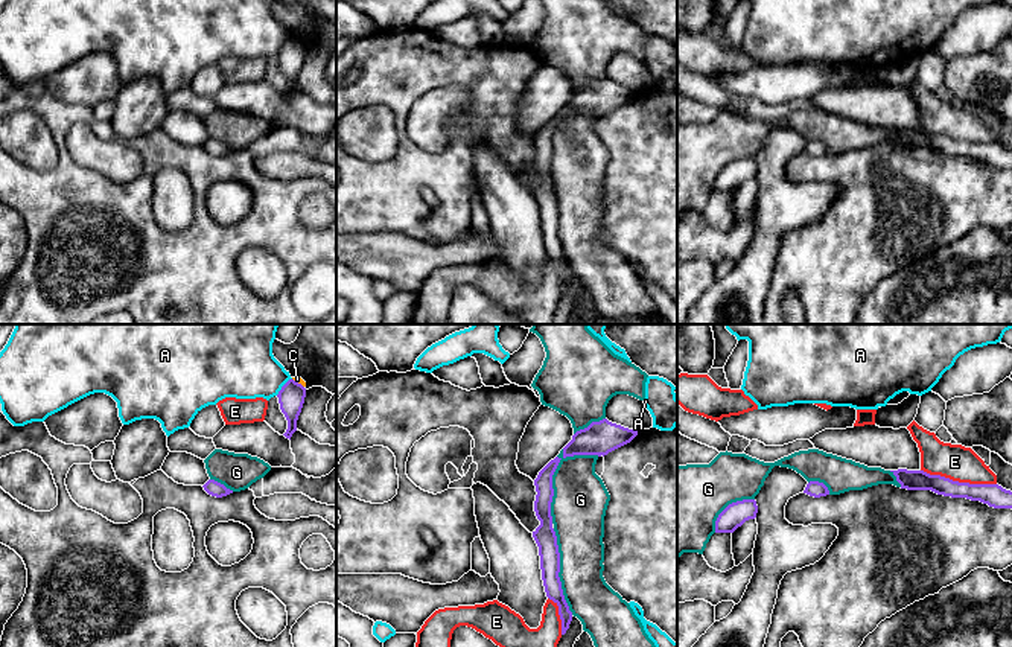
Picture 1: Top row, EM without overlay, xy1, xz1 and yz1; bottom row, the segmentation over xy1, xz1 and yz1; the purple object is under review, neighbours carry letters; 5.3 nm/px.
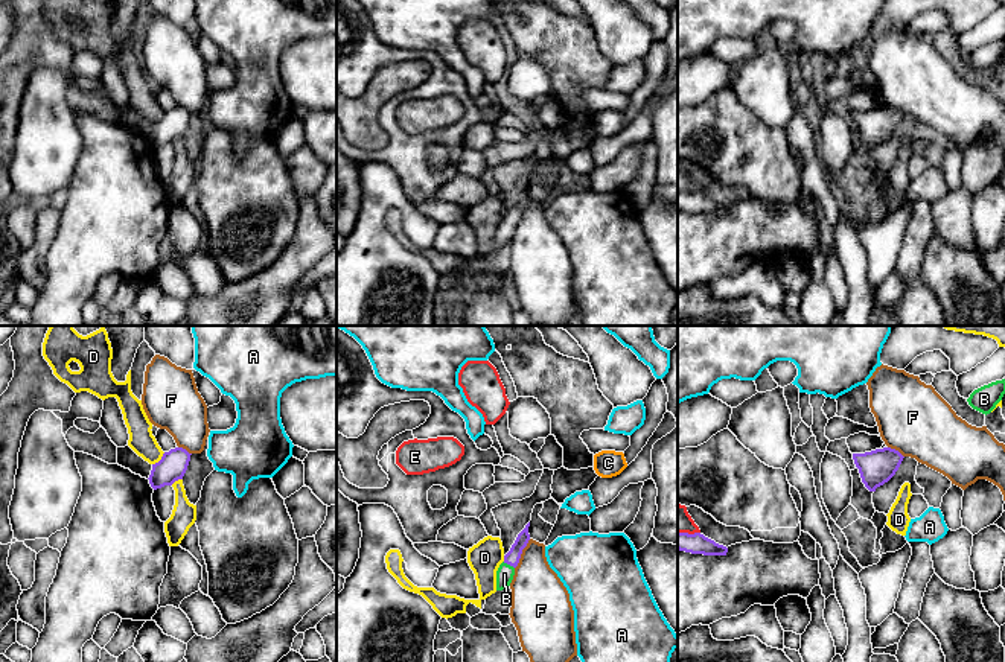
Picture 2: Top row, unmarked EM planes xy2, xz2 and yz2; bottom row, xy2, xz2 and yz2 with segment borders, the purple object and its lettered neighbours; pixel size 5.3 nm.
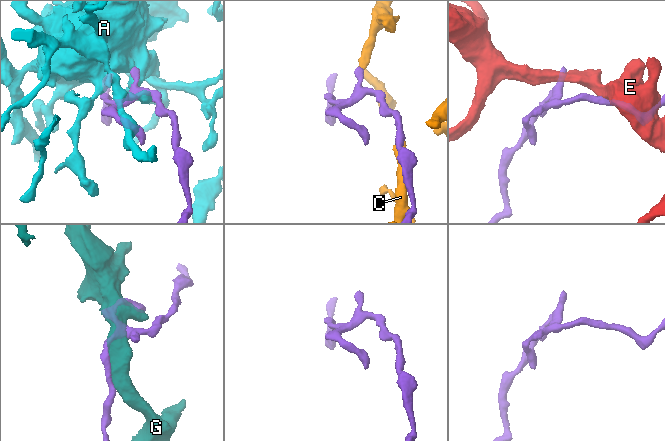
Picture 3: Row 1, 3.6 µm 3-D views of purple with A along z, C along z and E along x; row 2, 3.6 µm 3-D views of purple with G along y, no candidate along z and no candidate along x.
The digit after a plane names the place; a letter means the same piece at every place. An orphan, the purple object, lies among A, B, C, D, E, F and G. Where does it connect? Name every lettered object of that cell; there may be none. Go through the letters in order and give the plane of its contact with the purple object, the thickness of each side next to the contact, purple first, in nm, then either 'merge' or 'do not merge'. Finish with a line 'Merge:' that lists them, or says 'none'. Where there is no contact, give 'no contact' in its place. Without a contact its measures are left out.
A: meets purple in xy1; 140 nm thick on the purple side, 300 nm on the other; do not merge
B: meets purple in xz2; 80 nm thick on the purple side, 90 nm on the other; merge
C: meets purple in xy1; 140 nm thick on the purple side, 30 nm on the other; do not merge
D: meets purple in xy2; 150 nm thick on the purple side, 140 nm on the other; do not merge
E: meets purple in yz1; 120 nm thick on the purple side, 190 nm on the other; do not merge
F: meets purple in xz2; 80 nm thick on the purple side, 280 nm on the other; do not merge
G: meets purple in xz1; 100 nm thick on the purple side, 300 nm on the other; do not merge
Merge: B

